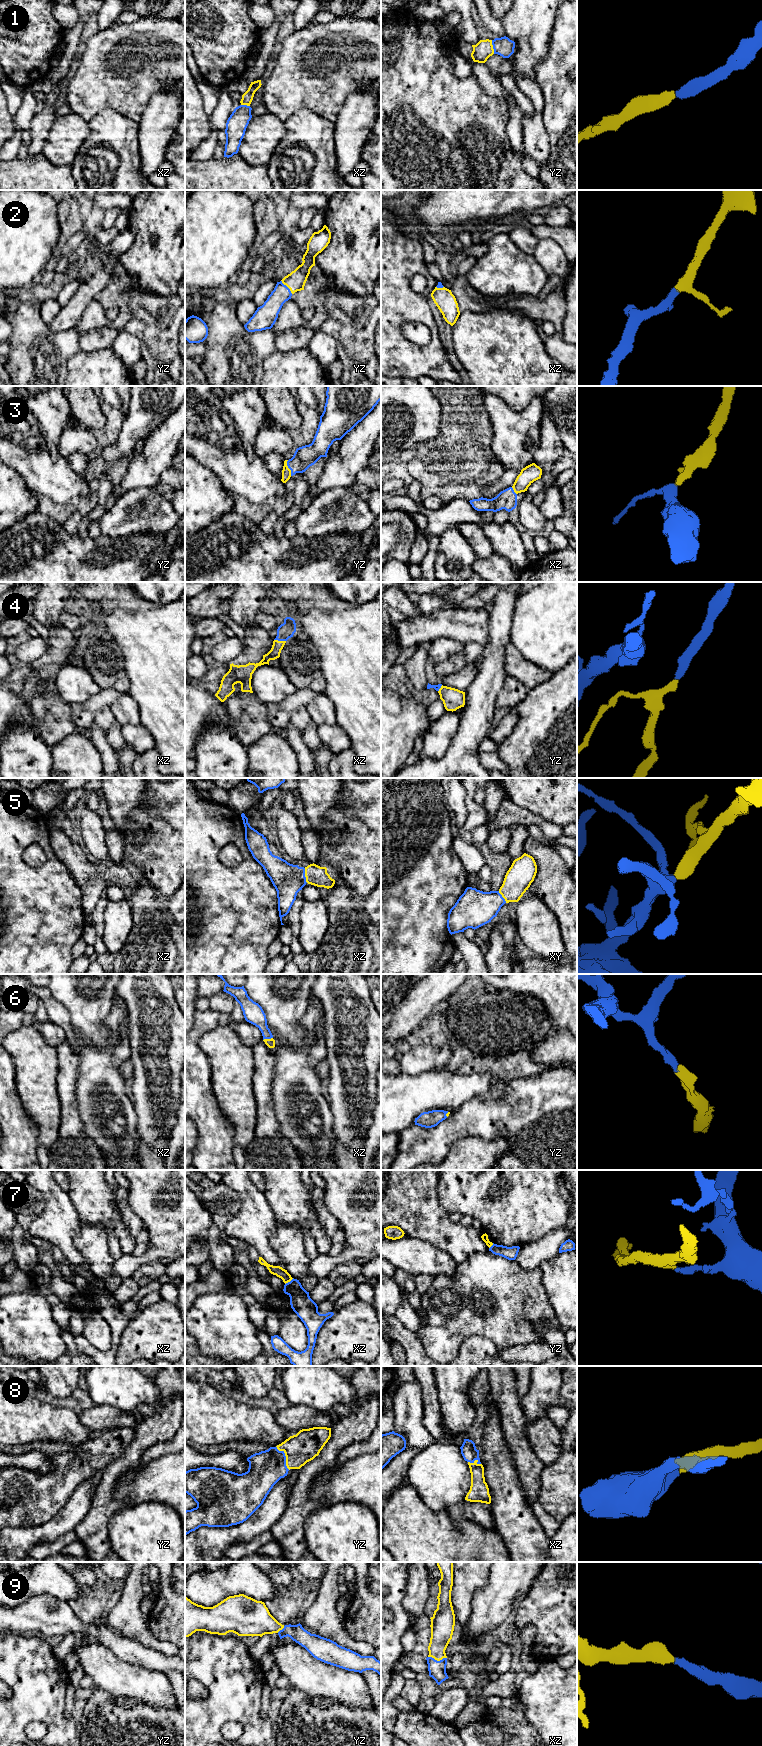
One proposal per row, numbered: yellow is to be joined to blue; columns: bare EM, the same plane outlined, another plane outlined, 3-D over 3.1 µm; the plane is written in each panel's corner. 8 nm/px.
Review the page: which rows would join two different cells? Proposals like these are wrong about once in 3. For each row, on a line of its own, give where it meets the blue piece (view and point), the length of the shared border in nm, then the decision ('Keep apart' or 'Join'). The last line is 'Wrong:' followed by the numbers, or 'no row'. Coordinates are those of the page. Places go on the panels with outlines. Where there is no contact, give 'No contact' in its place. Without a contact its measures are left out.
1: Touches blue at yz (493, 47). Shared border 110 nm. Join
2: Touches blue at yz (287, 287). Shared border 140 nm. Join
3: Touches blue at yz (289, 468). Shared border 130 nm. Join
4: Touches blue at xz (280, 640). Shared border 100 nm. Join
5: Touches blue at xz (304, 875). Shared border 120 nm. Join
6: Touches blue at xz (267, 1038). Shared border 80 nm. Join
7: Touches blue at xz (290, 1281). Shared border 90 nm. Keep apart
8: Touches blue at yz (285, 1457). Shared border 220 nm. Join
9: Touches blue at xz (436, 1660). Shared border 150 nm. Join
Wrong: 7

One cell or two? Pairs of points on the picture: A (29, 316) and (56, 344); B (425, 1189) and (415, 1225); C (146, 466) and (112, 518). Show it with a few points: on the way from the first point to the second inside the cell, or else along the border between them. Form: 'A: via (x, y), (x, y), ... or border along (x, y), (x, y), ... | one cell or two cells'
A: via (33, 323), (49, 339) | one cell
B: via (416, 1198), (415, 1216) | one cell
C: border along (154, 484), (128, 489), (119, 497) | two cells

